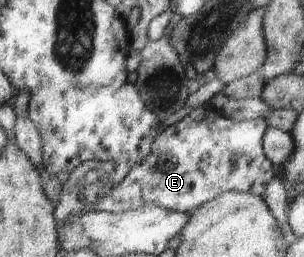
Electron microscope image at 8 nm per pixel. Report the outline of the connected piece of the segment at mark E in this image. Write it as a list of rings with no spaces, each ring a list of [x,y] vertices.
[[[211,106],[197,107],[188,117],[175,123],[156,138],[152,152],[140,165],[118,184],[112,193],[93,204],[84,203],[79,196],[80,180],[89,172],[102,170],[111,173],[116,170],[114,161],[85,161],[80,164],[64,182],[59,202],[56,205],[56,219],[59,226],[72,223],[88,212],[124,213],[134,211],[147,205],[161,205],[162,207],[180,213],[189,213],[205,203],[217,198],[225,191],[253,191],[262,197],[267,192],[271,181],[279,176],[278,168],[264,153],[264,136],[267,130],[264,118],[237,122],[222,115]]]

